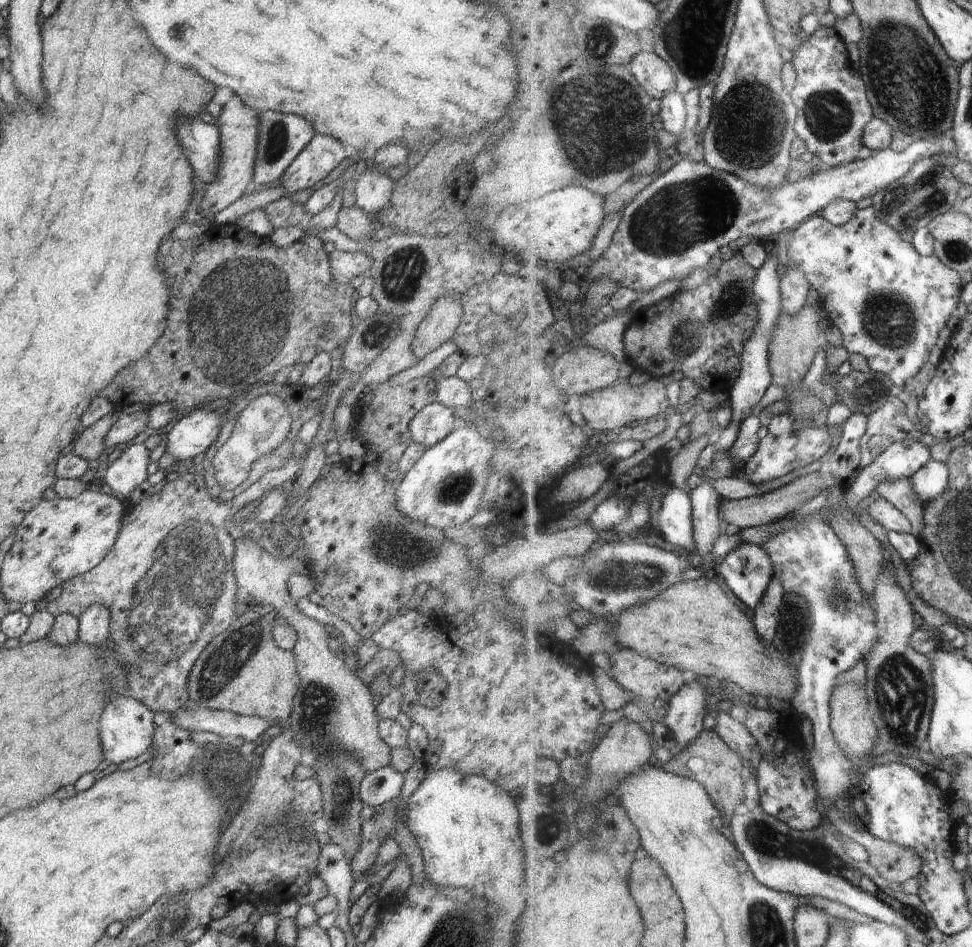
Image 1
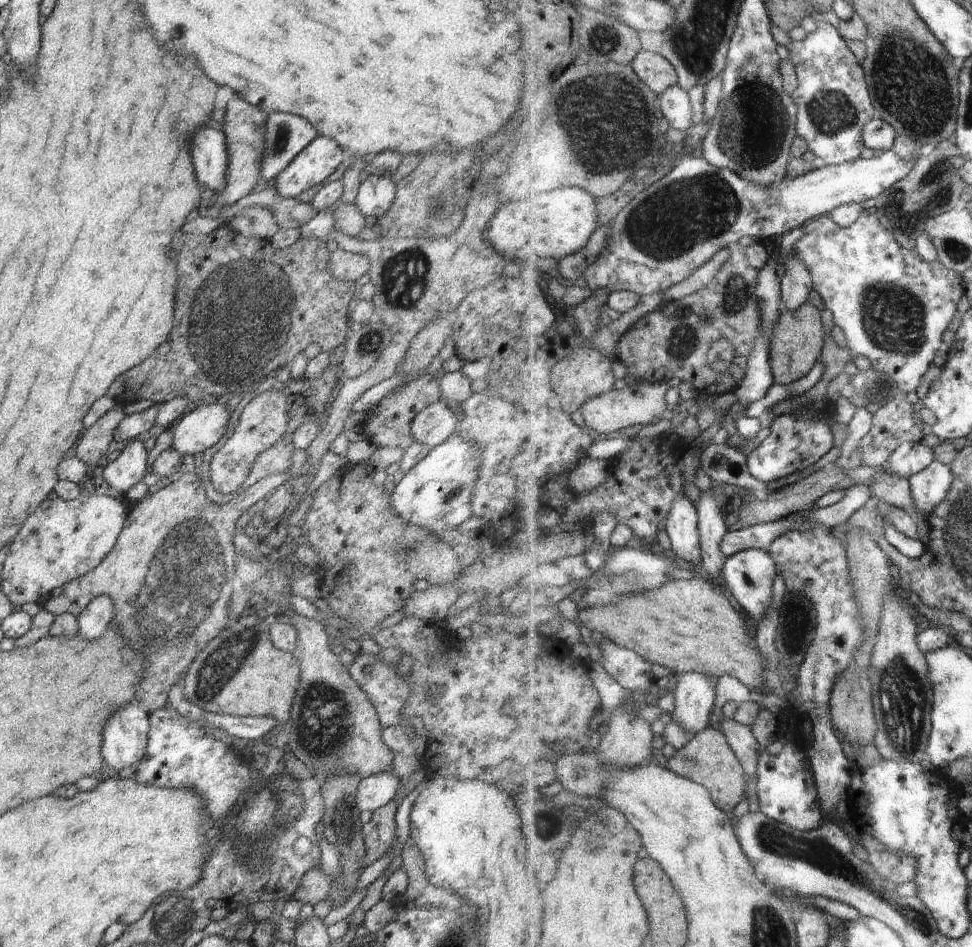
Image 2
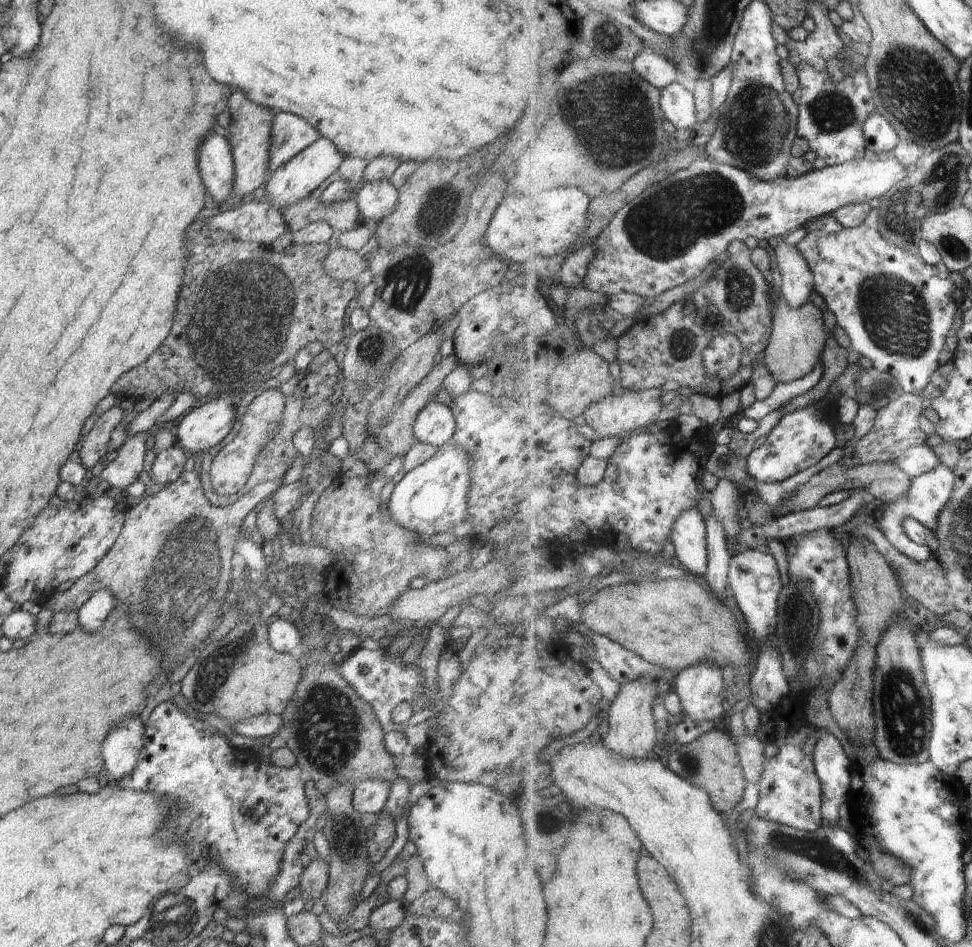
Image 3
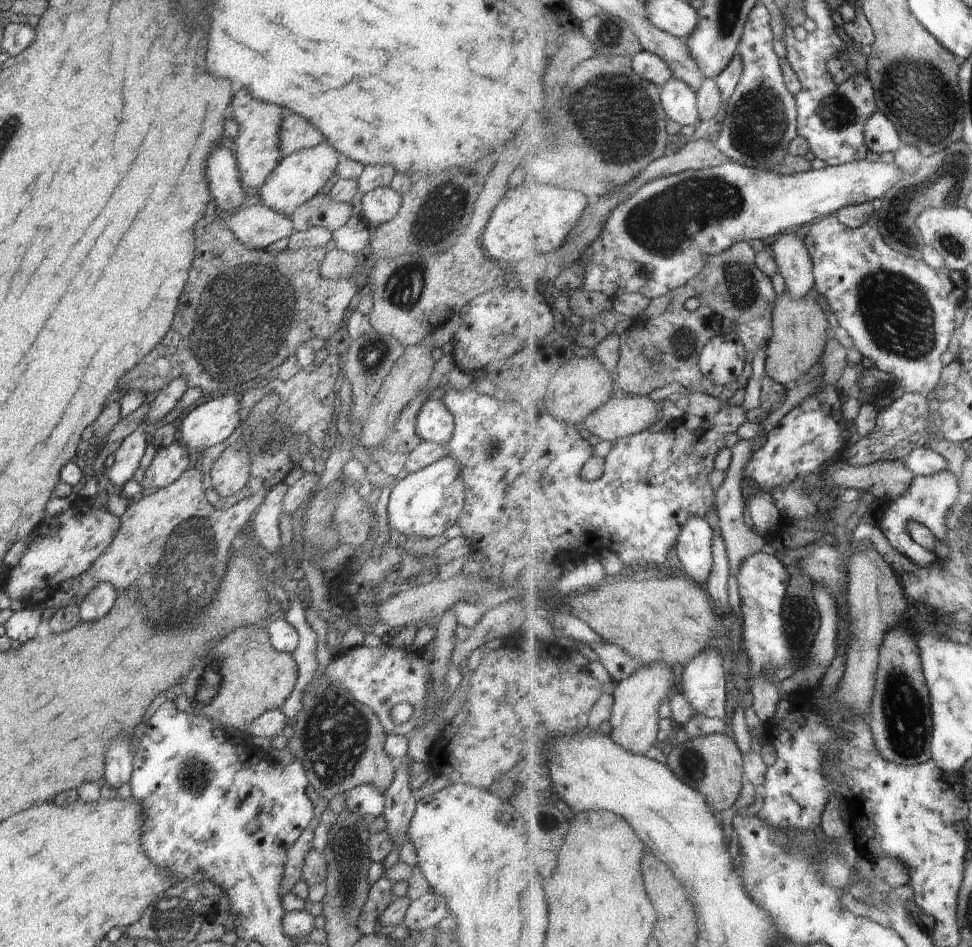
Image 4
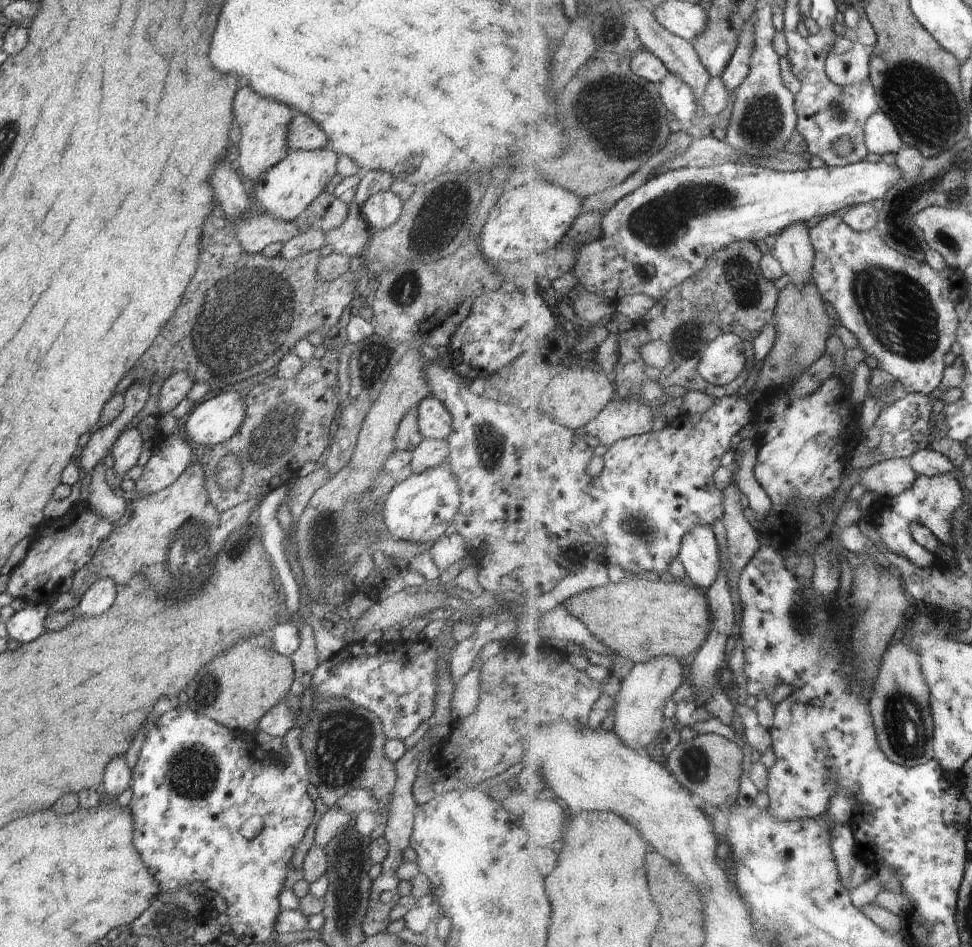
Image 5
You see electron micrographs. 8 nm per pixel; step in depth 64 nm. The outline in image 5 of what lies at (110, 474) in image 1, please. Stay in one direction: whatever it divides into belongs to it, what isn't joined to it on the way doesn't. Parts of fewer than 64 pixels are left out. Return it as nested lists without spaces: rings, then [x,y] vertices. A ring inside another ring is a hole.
[[[137,427],[127,429],[123,433],[120,433],[110,452],[114,458],[112,470],[114,474],[123,478],[126,471],[136,465],[143,442],[142,434]]]

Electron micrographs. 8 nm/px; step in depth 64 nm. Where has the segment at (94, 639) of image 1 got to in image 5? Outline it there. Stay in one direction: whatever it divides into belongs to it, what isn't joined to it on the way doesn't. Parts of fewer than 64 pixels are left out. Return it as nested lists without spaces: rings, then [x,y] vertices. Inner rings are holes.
[[[98,579],[81,596],[78,606],[86,616],[100,616],[114,604],[116,598],[116,584],[112,579]]]

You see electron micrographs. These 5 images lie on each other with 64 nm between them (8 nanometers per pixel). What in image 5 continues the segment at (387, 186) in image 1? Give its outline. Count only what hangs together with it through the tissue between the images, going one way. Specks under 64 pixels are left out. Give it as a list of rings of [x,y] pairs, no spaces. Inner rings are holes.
[[[392,191],[377,192],[361,206],[361,213],[371,232],[389,228],[403,214],[403,200]]]

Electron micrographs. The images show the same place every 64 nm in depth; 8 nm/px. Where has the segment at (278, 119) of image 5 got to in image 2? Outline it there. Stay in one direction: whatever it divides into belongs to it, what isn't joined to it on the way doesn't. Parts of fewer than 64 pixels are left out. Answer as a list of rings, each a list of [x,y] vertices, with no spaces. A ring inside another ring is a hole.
[[[238,94],[236,98],[230,98],[226,107],[226,116],[223,124],[226,137],[226,146],[229,152],[229,167],[227,168],[227,183],[221,193],[214,193],[213,198],[206,202],[215,210],[222,206],[228,206],[249,195],[254,188],[261,186],[260,165],[263,159],[265,126],[267,113],[255,106],[244,102]]]

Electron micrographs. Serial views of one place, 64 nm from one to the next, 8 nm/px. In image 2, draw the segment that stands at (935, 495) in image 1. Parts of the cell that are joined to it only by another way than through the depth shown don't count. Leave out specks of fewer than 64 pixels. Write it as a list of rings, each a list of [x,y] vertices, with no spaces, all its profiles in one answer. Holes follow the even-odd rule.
[[[936,460],[910,479],[915,509],[928,521],[951,494],[955,474],[950,465]]]

